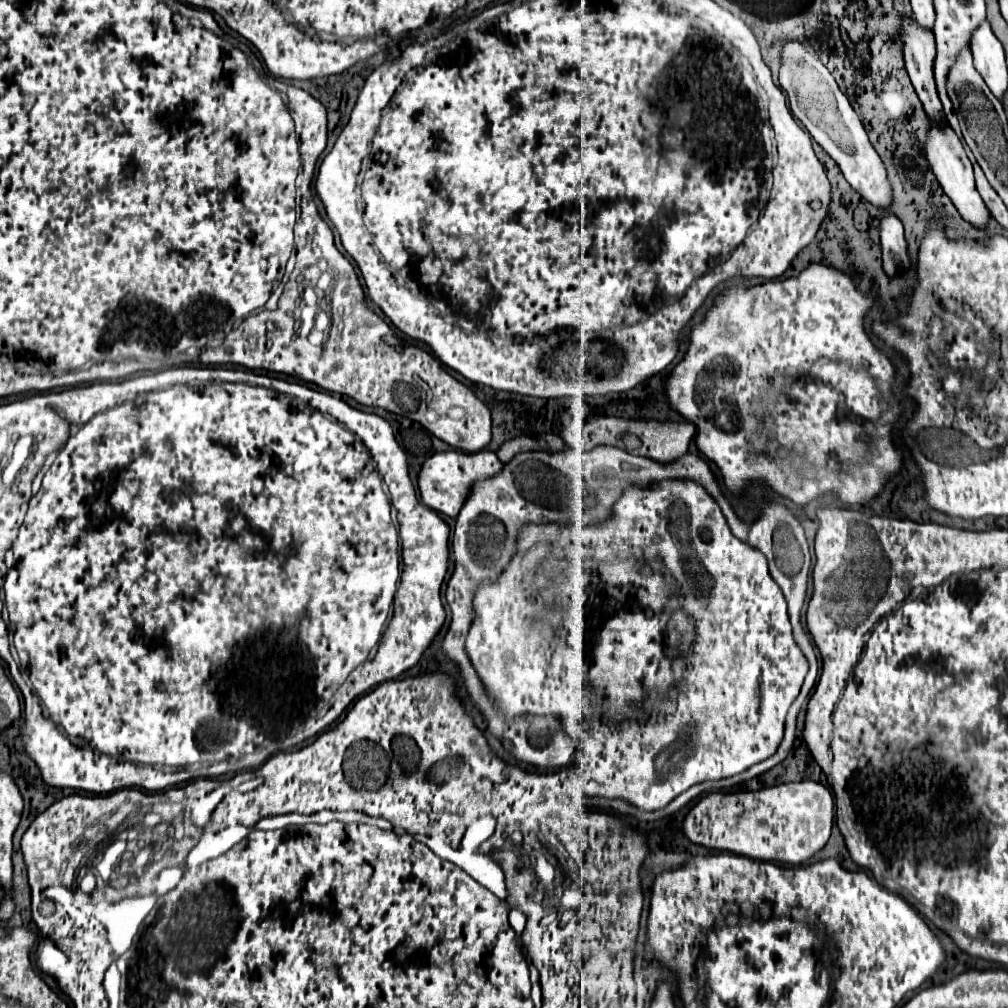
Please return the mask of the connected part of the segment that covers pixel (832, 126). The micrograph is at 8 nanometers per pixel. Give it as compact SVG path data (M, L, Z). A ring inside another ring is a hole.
M788 42L782 50L782 68L780 68L780 86L790 100L792 110L798 112L798 120L806 126L810 136L830 154L830 158L840 166L848 184L876 208L888 212L892 206L892 184L888 182L886 166L880 160L878 152L868 140L868 134L850 106L848 98L840 92L834 76L828 68L806 50L800 42Z

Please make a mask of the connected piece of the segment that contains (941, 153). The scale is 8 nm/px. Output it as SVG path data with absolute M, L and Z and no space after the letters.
M932 124L930 132L928 132L928 140L926 140L926 146L924 146L924 152L926 152L926 158L938 178L938 182L942 184L946 196L954 202L956 210L960 212L960 216L970 222L974 228L980 228L984 230L990 222L990 212L984 204L984 200L980 198L976 186L974 186L974 170L972 170L972 164L958 140L958 136L954 134L954 130L948 126L944 130L936 130L936 126Z

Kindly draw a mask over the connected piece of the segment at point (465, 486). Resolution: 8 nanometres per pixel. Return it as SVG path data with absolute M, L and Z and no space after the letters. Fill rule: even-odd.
M448 450L448 452L438 452L434 456L430 456L420 474L418 474L418 486L420 486L420 494L422 494L422 502L436 510L442 512L450 518L456 518L458 512L464 506L464 500L470 496L472 486L478 480L486 480L492 478L496 474L502 472L502 462L498 460L498 456L490 450L482 450L482 452L474 452L474 454L466 454L466 452L456 452L456 450Z

